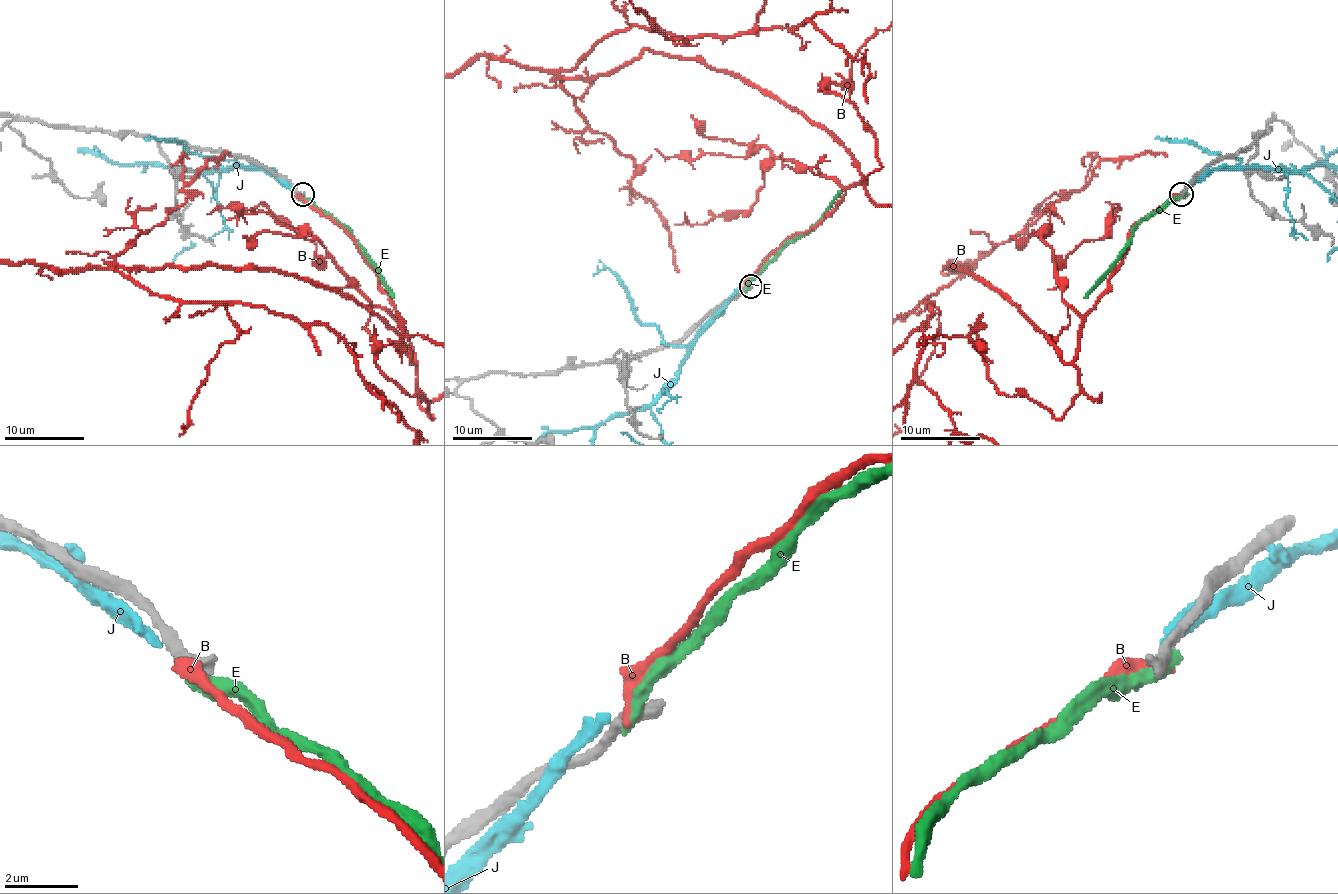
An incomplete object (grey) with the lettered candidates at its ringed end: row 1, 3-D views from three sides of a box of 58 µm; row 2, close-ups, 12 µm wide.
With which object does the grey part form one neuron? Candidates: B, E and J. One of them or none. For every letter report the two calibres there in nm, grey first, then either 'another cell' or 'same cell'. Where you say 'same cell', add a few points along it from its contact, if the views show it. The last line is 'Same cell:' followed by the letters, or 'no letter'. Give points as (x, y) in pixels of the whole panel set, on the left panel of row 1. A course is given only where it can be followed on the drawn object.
B: 460 nm thick on the grey side, 400 nm on the other; another cell
E: 460 nm thick on the grey side, 360 nm on the other; another cell
J: 280 nm thick on the grey side, 340 nm on the other; another cell
Same cell: no letter

